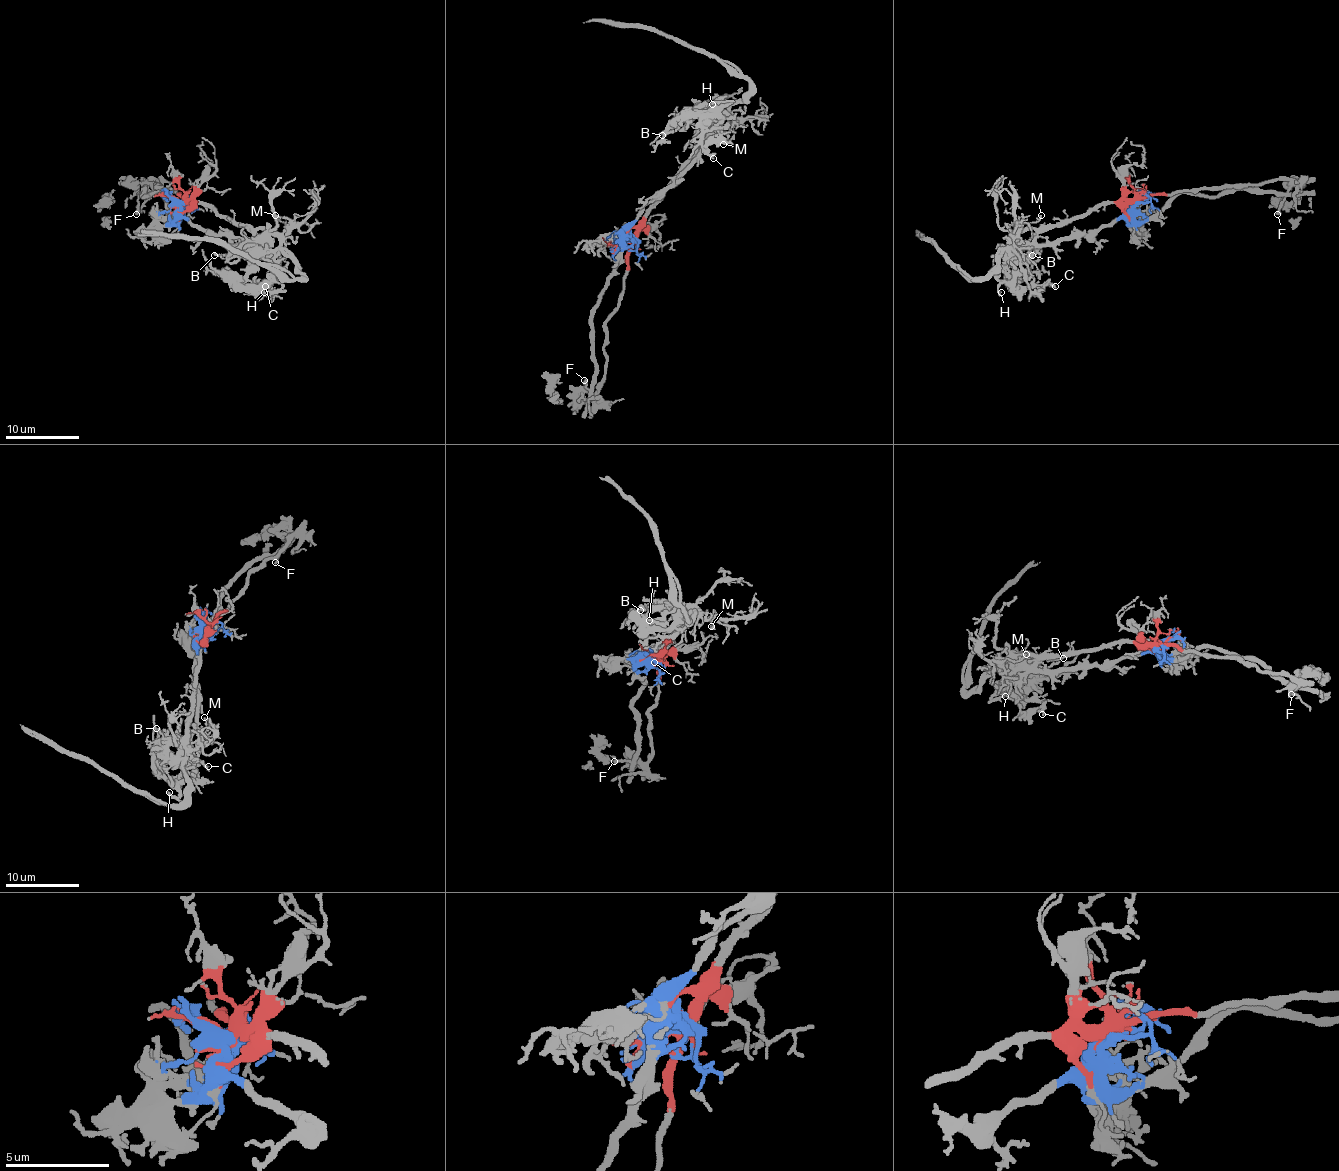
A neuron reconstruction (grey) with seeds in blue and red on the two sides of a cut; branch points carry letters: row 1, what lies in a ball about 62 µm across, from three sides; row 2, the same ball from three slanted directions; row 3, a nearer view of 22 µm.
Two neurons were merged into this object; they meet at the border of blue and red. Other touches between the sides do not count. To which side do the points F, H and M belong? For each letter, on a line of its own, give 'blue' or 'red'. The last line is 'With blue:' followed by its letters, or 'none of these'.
F: red
H: blue
M: red
With blue: H

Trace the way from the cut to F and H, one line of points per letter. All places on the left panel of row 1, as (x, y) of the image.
F: (179, 202), (181, 196), (175, 190), (157, 185), (158, 183), (153, 179), (144, 187), (136, 215)
H: (179, 202), (179, 213), (192, 224), (231, 233), (269, 257), (271, 281), (281, 285), (264, 292)

